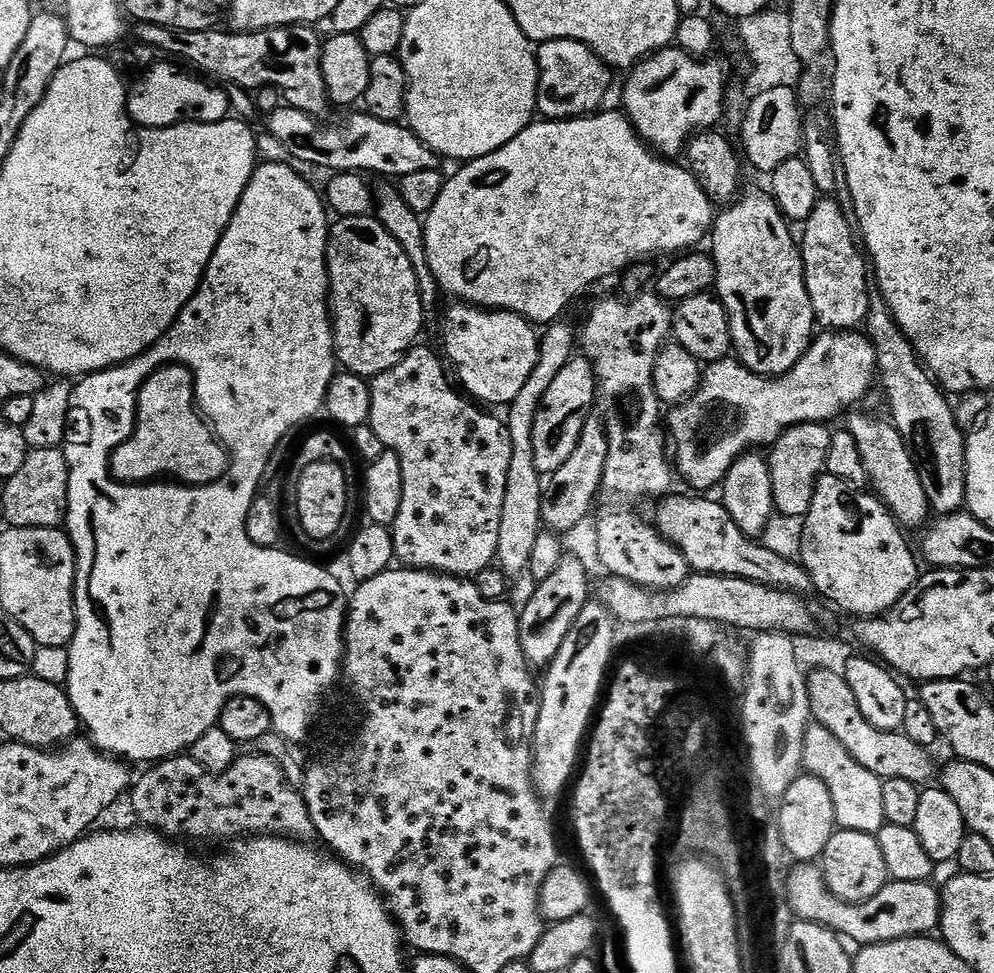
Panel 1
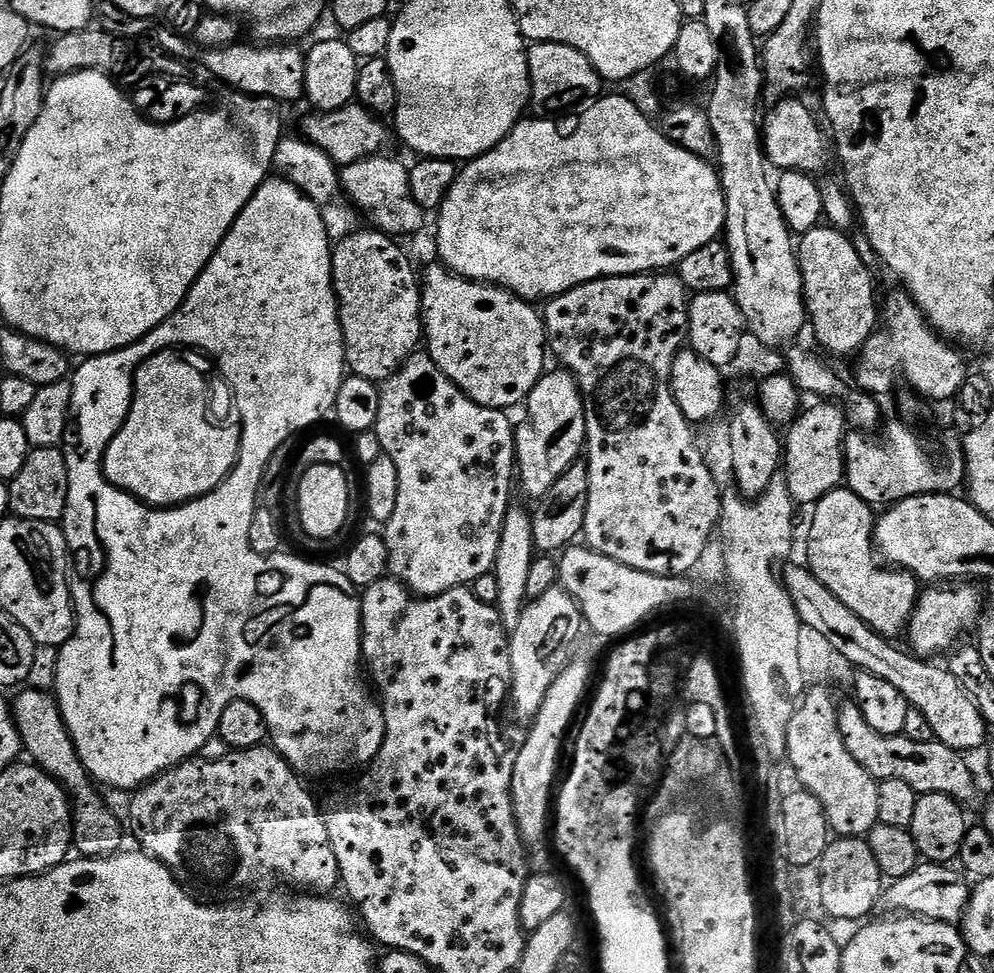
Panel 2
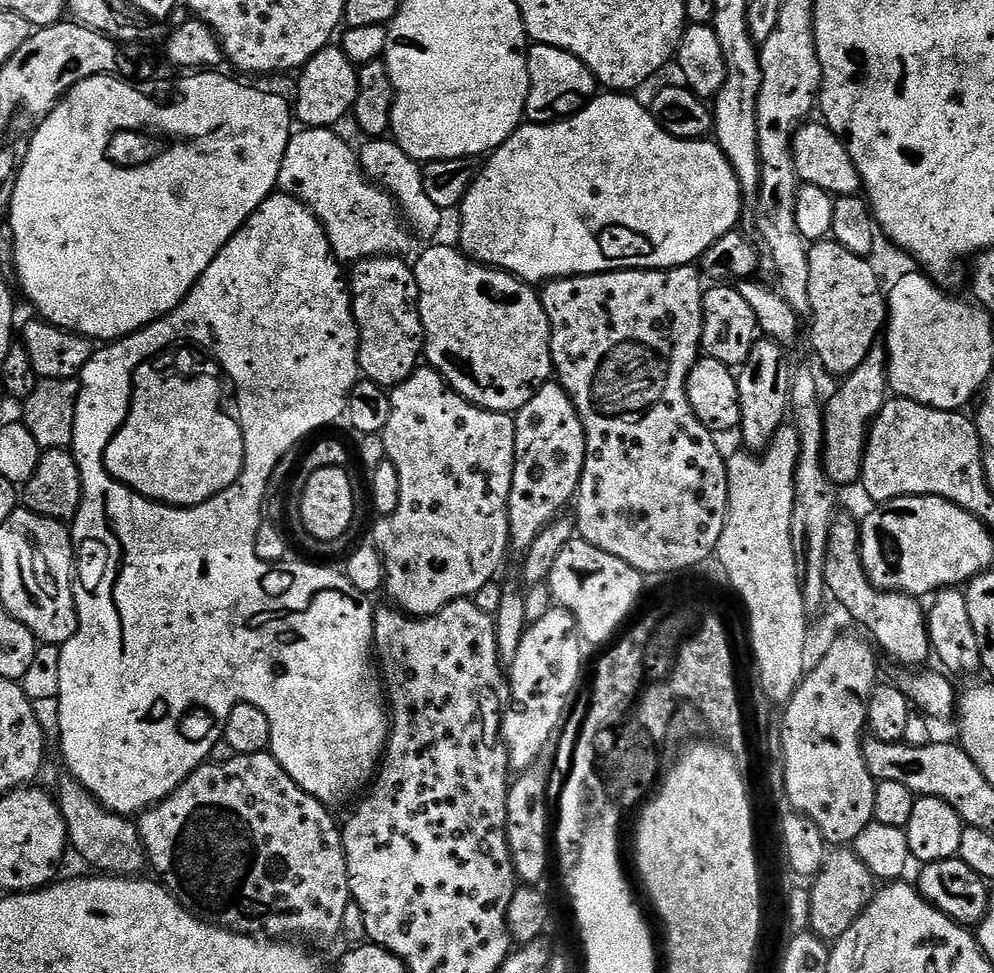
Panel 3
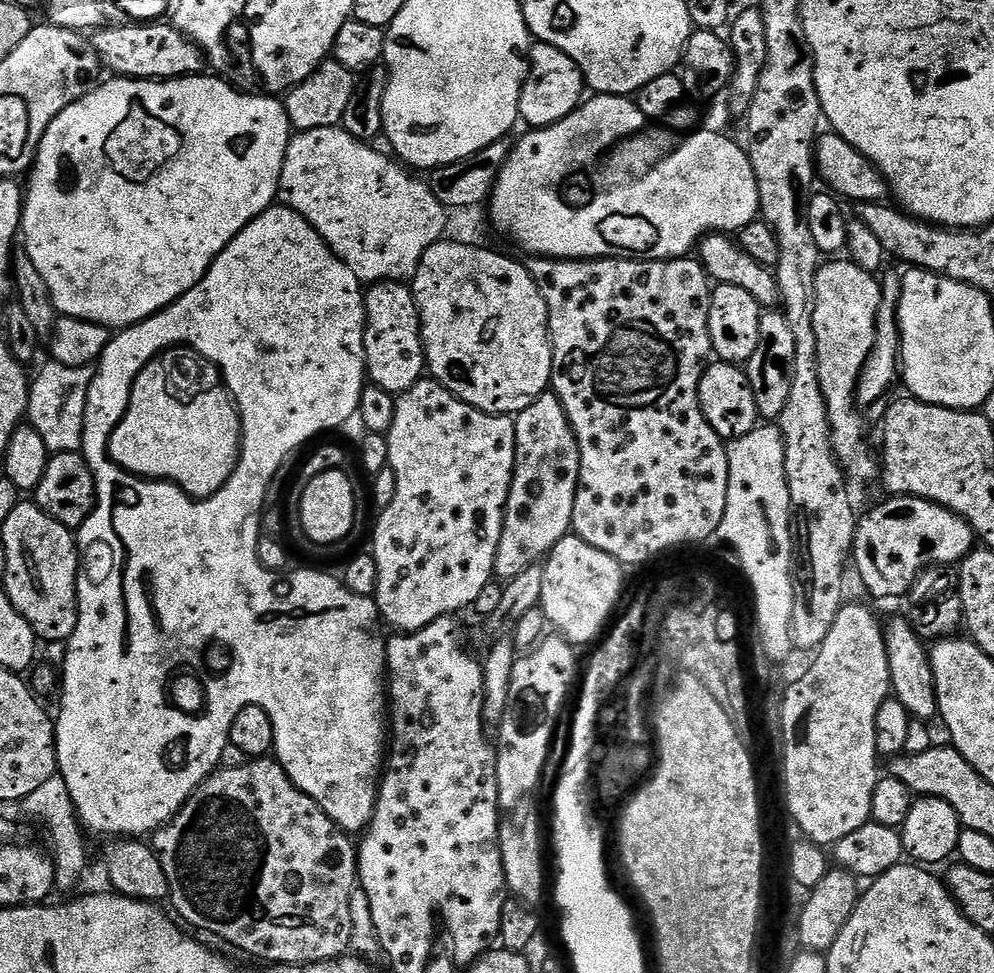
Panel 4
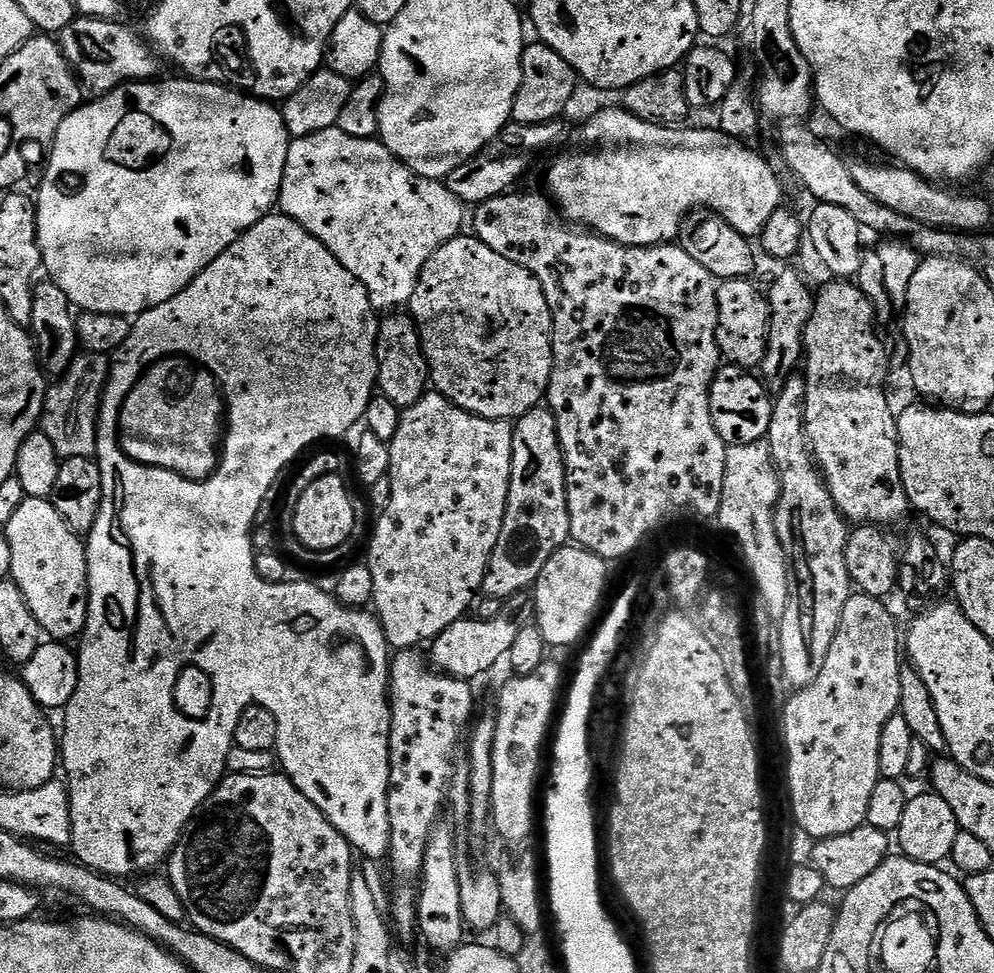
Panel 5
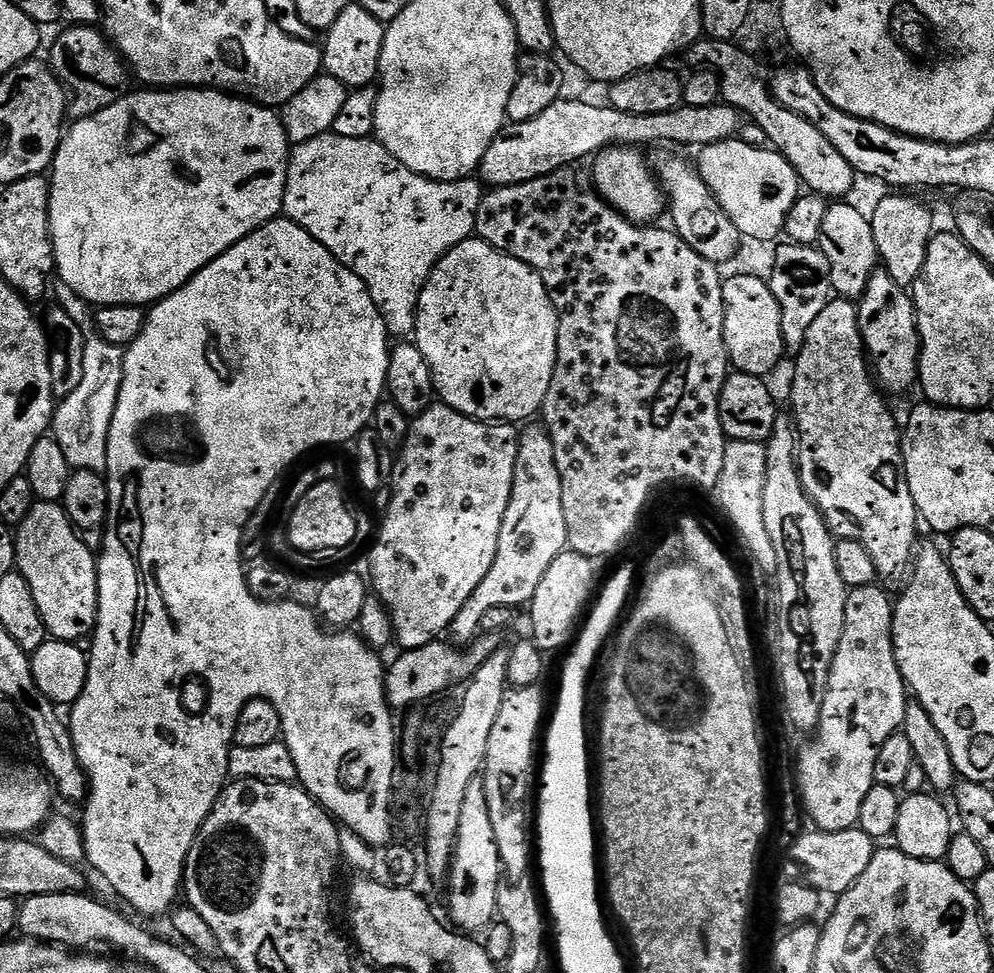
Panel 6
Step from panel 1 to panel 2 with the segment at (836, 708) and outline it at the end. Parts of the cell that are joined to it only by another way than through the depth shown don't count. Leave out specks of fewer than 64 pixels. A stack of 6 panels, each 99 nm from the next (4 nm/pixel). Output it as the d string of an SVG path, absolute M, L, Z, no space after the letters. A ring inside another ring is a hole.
M855 702L841 703L840 729L842 738L846 742L846 750L862 766L862 770L869 772L876 781L898 778L898 782L910 782L918 794L929 792L930 794L946 794L957 802L972 800L976 796L976 780L968 769L968 764L963 755L955 752L950 746L934 739L930 742L910 742L905 736L883 736L878 734L862 718L862 710Z

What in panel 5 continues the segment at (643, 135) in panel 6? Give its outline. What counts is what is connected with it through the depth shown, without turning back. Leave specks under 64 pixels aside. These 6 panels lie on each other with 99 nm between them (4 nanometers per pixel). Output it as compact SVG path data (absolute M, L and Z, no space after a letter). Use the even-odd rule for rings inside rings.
M551 120L545 124L518 124L515 122L509 123L500 135L494 137L490 143L482 150L478 150L473 156L462 160L460 165L455 168L446 178L448 189L455 194L466 206L475 206L486 202L490 198L498 198L515 189L516 184L528 172L528 167L536 160L536 155L539 152L548 152L551 148L559 149L561 147L560 139L564 136L563 123L560 120Z

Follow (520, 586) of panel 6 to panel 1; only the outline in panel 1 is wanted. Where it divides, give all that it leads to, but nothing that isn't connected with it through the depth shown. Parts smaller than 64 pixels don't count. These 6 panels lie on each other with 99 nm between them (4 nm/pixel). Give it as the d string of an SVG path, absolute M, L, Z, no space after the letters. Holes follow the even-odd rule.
M583 354L573 355L562 370L550 382L550 390L542 398L542 402L536 411L534 418L534 434L532 445L534 446L534 466L541 474L556 472L566 458L573 453L578 444L579 434L585 424L584 411L593 407L596 398L597 386L596 372L592 369L592 362Z

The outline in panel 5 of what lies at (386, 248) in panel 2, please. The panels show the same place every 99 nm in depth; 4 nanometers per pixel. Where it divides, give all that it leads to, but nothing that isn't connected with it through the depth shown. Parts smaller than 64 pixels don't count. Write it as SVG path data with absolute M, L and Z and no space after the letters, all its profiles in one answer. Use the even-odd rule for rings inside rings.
M388 314L380 320L380 329L376 339L376 382L379 395L390 398L401 410L414 406L418 398L430 388L428 359L420 347L420 332L416 321L408 314ZM404 315L404 316L400 316Z

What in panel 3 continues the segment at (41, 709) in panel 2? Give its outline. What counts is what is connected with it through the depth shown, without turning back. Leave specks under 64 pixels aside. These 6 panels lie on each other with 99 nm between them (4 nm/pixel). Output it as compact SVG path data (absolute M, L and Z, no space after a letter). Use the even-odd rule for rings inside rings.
M64 774L60 780L60 796L58 792L60 813L68 831L68 842L71 851L76 851L97 873L109 876L136 878L146 868L146 853L140 837L140 829L127 816L112 812L82 782L78 782L71 774Z

